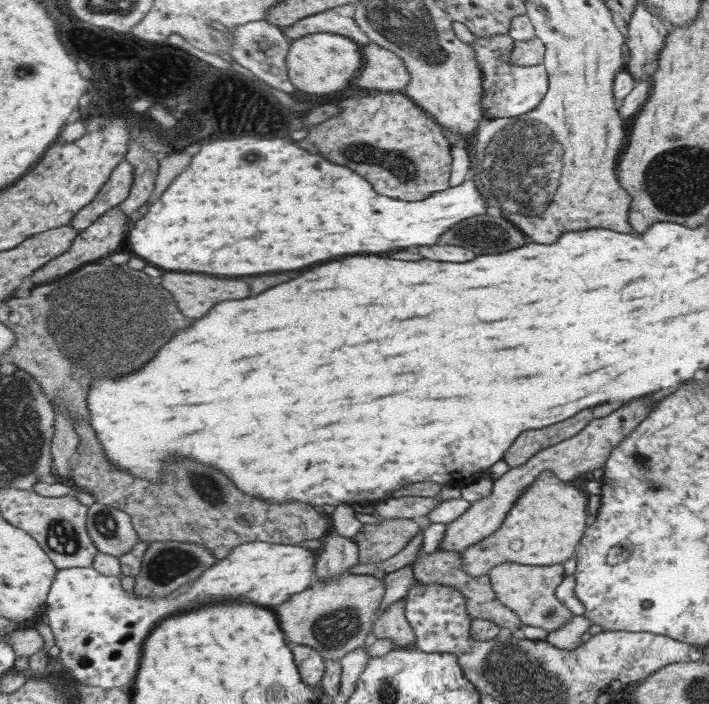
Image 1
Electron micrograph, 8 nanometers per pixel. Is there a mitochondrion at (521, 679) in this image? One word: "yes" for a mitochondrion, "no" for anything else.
yes

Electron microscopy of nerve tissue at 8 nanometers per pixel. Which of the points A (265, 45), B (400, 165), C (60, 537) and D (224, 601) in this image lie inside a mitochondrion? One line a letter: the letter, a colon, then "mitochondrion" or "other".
A: other
B: mitochondrion
C: mitochondrion
D: other

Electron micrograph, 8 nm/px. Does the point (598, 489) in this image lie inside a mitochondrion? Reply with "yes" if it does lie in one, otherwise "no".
yes

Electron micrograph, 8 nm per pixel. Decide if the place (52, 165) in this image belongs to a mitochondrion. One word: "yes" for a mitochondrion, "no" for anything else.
no

